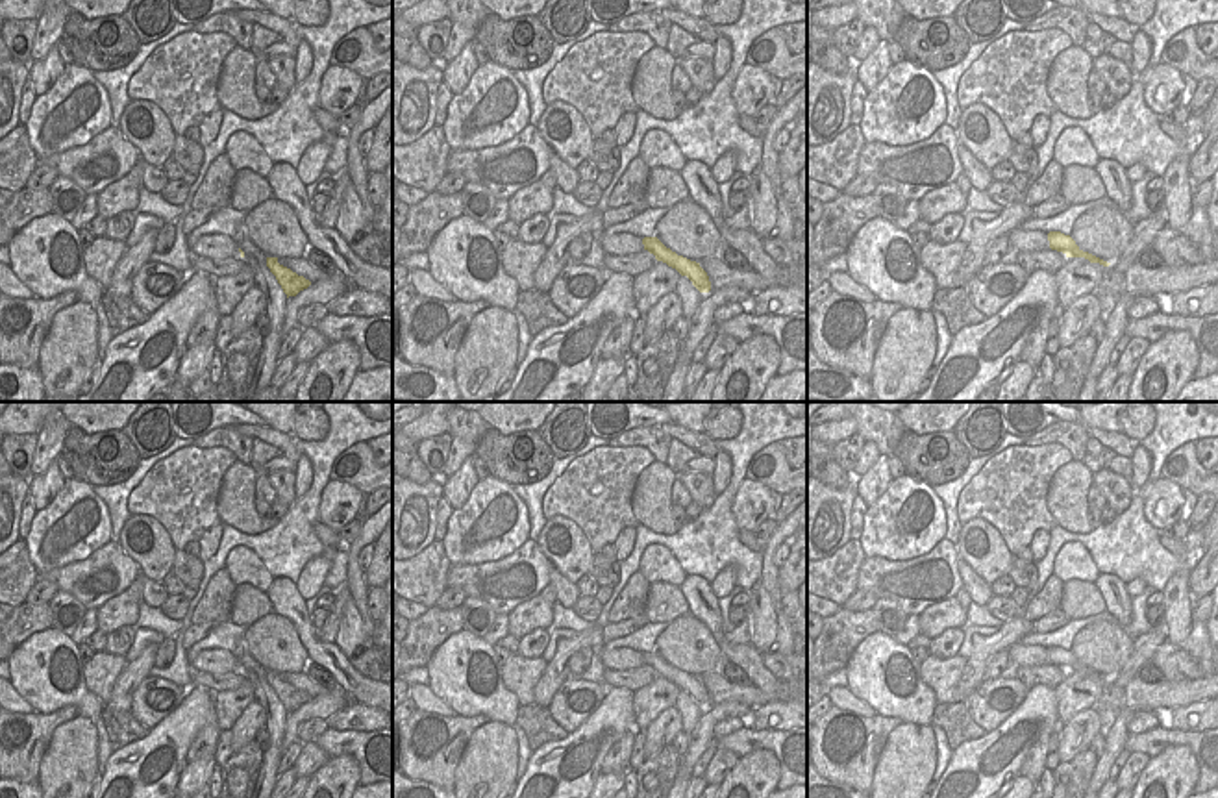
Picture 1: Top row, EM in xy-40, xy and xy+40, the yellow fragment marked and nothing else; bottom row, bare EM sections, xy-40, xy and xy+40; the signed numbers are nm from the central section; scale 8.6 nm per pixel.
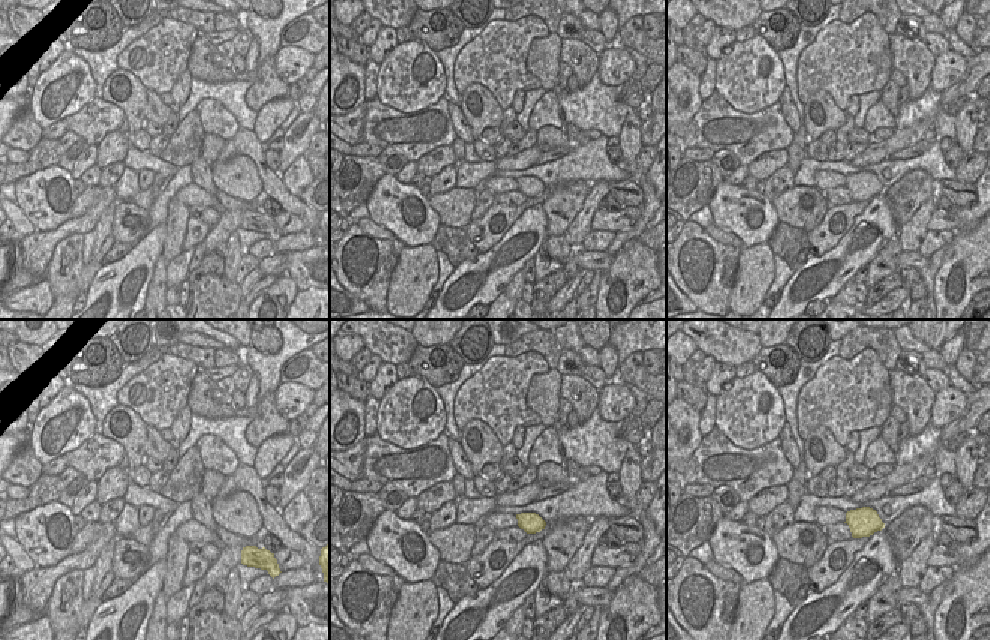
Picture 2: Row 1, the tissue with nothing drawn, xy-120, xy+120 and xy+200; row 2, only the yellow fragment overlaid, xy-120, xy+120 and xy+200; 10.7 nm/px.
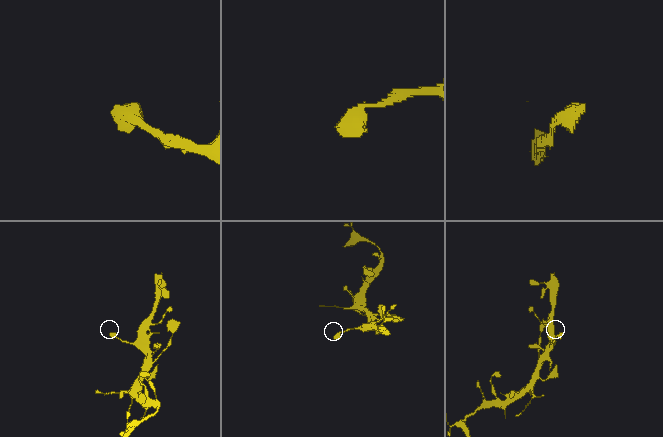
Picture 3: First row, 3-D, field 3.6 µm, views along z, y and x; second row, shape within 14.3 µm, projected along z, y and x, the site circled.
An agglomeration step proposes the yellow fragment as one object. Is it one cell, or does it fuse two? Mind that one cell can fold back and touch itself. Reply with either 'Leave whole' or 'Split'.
Leave whole.

